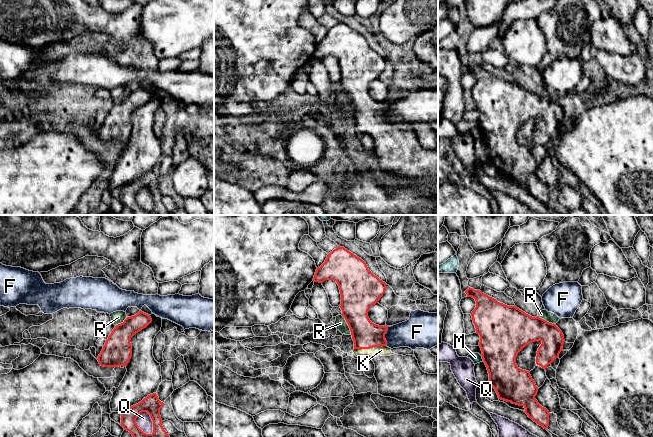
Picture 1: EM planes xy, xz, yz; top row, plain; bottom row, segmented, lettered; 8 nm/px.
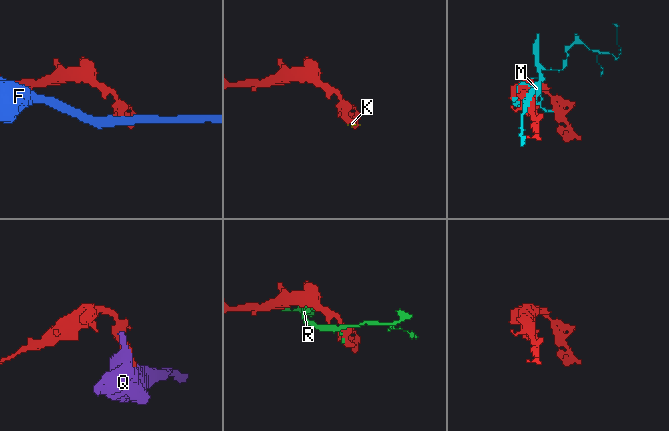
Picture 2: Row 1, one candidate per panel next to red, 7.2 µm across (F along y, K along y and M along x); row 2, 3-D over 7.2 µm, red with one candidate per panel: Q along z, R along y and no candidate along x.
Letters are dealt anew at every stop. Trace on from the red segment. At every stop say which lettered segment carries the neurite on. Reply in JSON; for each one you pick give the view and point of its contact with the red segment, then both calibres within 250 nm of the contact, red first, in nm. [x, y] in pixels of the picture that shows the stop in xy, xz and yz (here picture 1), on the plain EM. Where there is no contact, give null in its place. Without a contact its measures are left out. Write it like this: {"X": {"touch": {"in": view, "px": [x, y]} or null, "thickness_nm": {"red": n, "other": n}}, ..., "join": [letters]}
{"K": {"touch": {"in": "xz", "px": [369, 124]}, "thickness_nm": {"red": 220, "other": 80}}, "join": ["K"]}

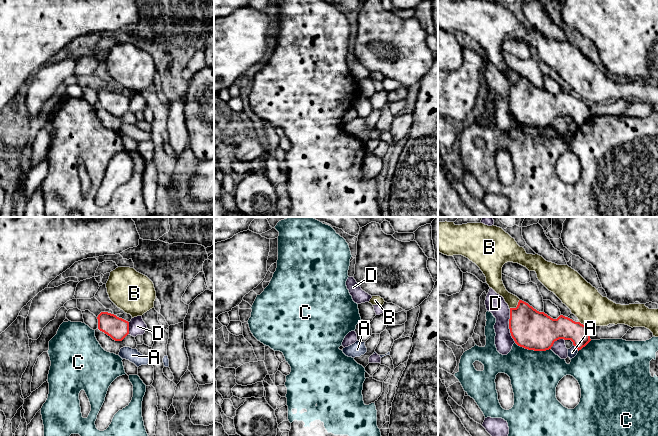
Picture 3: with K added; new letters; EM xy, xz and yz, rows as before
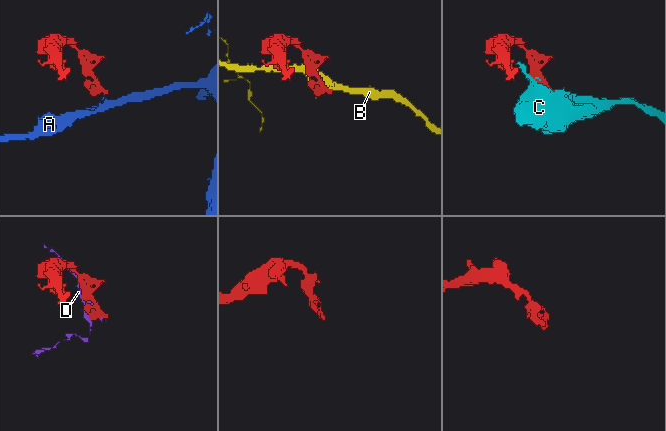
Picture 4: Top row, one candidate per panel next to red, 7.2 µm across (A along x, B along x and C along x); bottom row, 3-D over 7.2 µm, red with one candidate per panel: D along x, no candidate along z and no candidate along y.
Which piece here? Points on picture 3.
{"join": []}

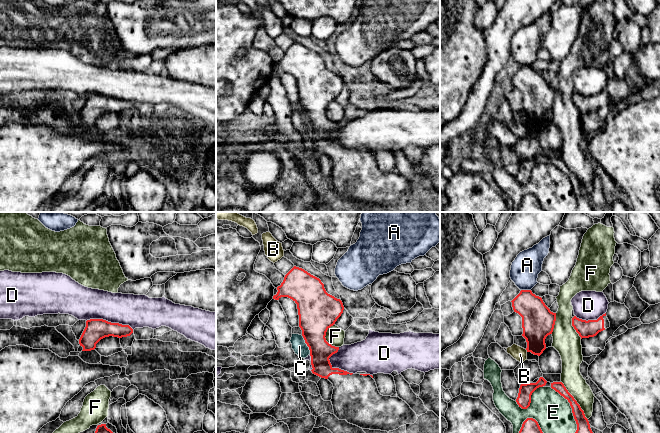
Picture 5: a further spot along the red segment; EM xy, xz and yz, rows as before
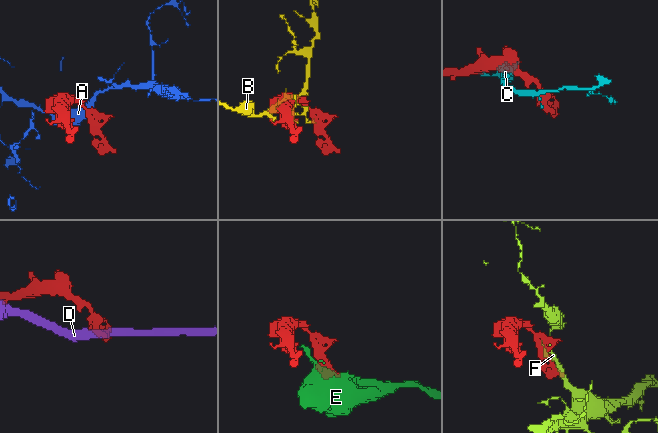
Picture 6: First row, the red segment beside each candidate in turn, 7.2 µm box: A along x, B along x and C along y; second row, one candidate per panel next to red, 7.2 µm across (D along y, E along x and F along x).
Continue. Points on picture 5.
{"join": []}

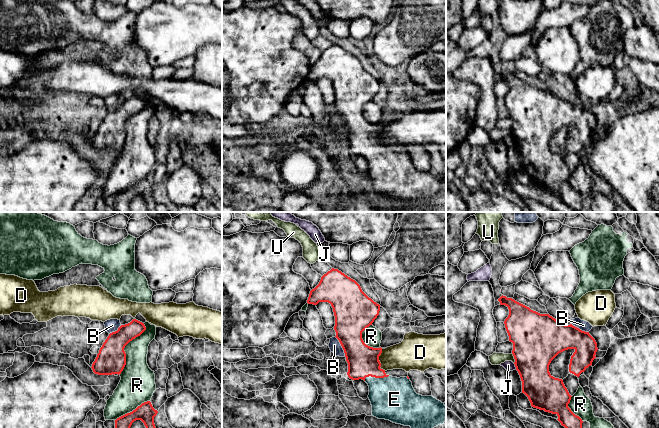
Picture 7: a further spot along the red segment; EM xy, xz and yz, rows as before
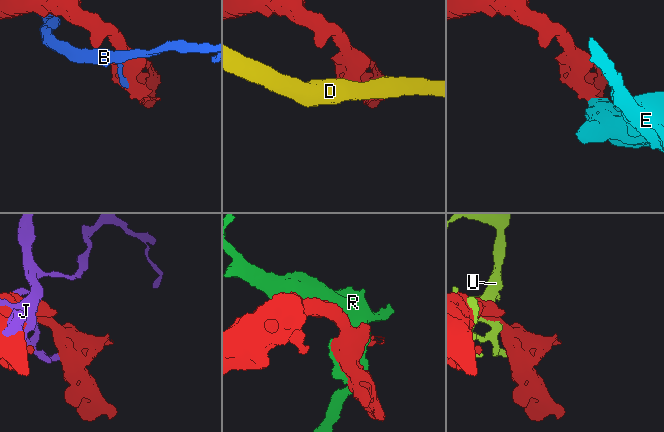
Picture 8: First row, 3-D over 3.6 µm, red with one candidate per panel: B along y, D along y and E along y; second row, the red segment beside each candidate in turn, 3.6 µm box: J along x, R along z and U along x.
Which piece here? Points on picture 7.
{"E": {"touch": {"in": "xz", "px": [375, 153]}, "thickness_nm": {"red": 260, "other": 340}}, "join": ["E"]}

